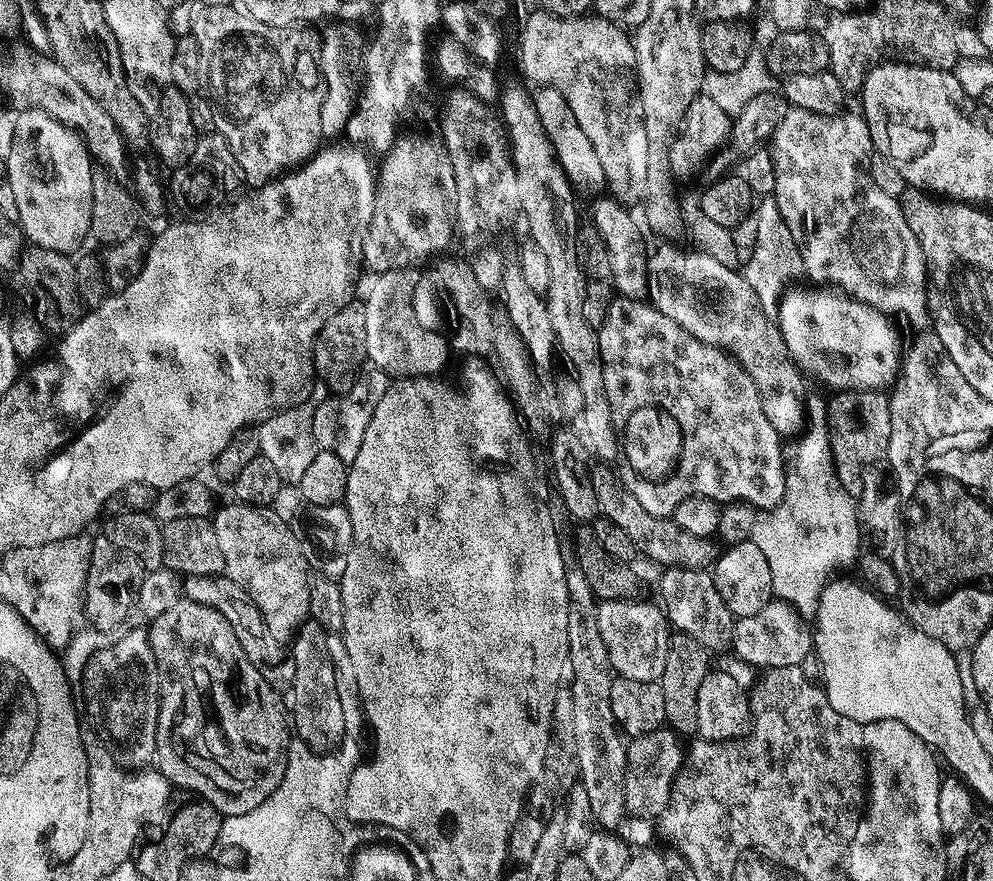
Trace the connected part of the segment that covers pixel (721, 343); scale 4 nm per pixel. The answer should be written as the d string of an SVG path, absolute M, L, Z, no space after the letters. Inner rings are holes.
M664 247L668 248L658 249L646 260L647 299L652 307L666 314L670 322L678 322L678 326L682 326L686 334L694 334L698 342L706 342L727 352L735 367L739 371L741 368L748 375L753 388L751 391L754 396L756 391L756 396L760 399L759 415L764 415L763 419L780 437L795 437L805 427L804 412L796 390L797 373L782 355L773 331L771 334L768 330L769 315L767 318L760 312L762 305L752 287L745 282L743 275L735 267L724 266L717 259L710 258L709 254L693 250L691 247Z

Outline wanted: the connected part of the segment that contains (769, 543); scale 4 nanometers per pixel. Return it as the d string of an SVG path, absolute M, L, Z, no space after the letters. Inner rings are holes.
M810 428L795 441L792 453L787 453L781 504L773 512L753 519L750 537L758 550L762 550L766 566L770 566L771 591L775 599L791 604L800 614L815 609L829 575L828 567L835 560L840 564L852 564L857 559L862 533L857 505L848 497L851 496L849 489L840 485L832 468L828 433Z

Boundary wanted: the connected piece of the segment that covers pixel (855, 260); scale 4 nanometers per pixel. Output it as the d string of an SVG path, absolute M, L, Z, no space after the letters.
M789 107L781 120L775 121L772 132L772 166L774 168L774 182L772 183L771 199L776 201L778 214L782 216L782 222L788 227L788 233L796 243L800 251L800 262L803 271L808 272L809 281L827 282L835 286L839 291L849 295L854 300L862 300L866 304L879 306L887 310L893 317L904 316L904 320L912 330L924 330L929 327L930 317L928 314L928 290L926 287L927 273L924 270L924 255L918 246L918 240L914 234L910 234L910 226L906 226L906 218L902 214L897 197L882 194L878 186L874 186L871 175L866 171L864 164L864 151L869 151L870 141L868 139L868 126L864 122L863 115L856 116L834 116L835 114L814 113L810 110Z

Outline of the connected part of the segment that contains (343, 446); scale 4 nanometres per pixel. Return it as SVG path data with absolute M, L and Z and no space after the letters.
M368 366L357 375L350 390L329 395L329 400L318 403L312 409L312 442L319 451L338 454L342 462L350 465L354 462L354 454L358 454L358 446L362 444L362 434L366 434L366 426L370 426L370 414L374 414L374 406L382 402L382 394L386 394L390 377L382 369Z

